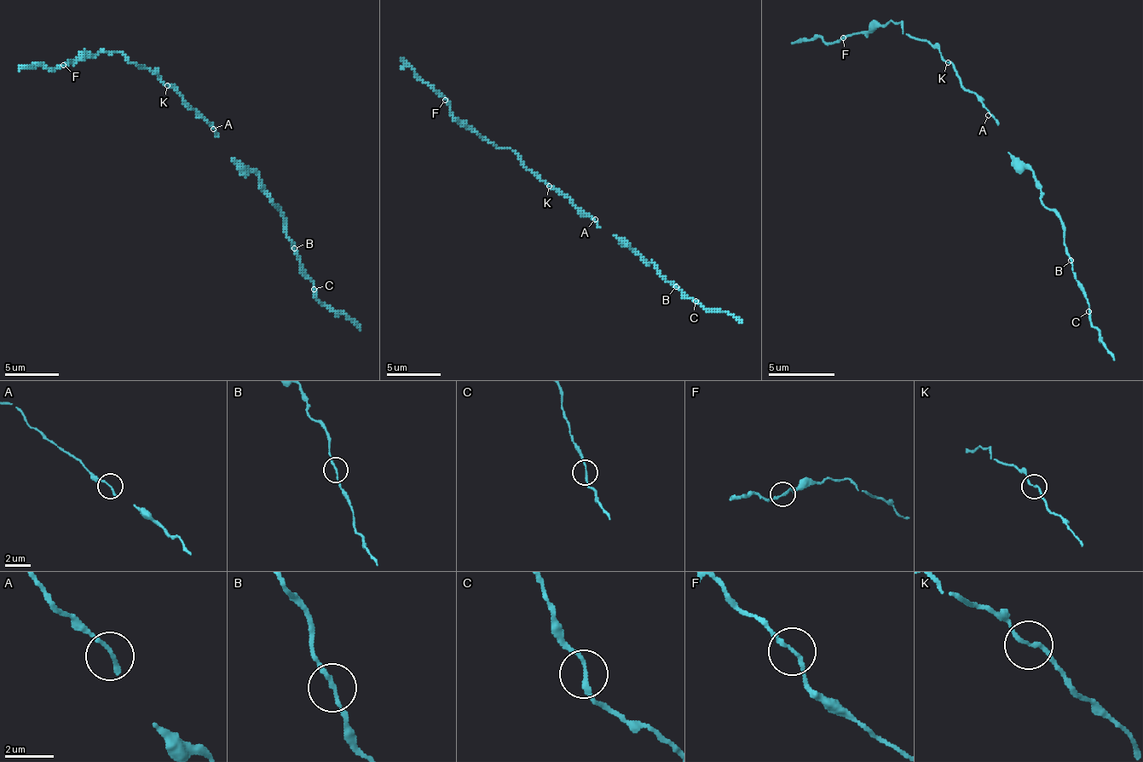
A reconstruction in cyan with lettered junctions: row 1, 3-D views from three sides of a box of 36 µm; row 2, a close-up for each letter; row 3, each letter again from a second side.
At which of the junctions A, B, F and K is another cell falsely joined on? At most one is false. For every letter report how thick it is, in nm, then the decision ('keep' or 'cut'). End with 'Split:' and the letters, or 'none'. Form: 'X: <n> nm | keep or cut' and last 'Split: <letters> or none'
A: 190 nm | keep
B: 160 nm | keep
F: 150 nm | keep
K: 140 nm | keep
Split: none

